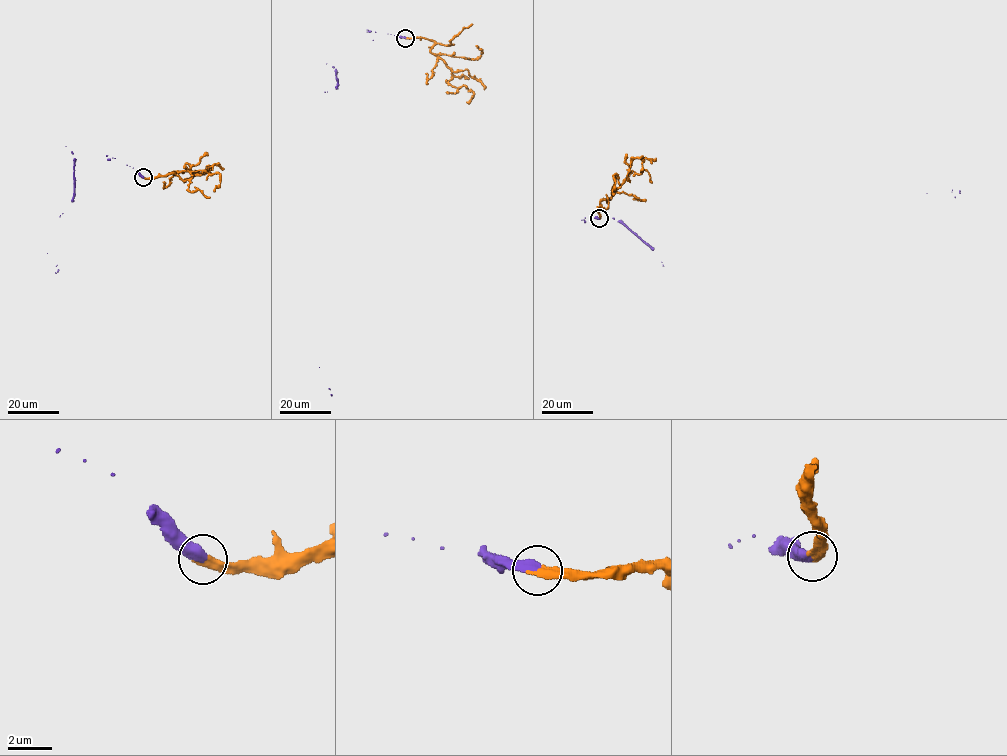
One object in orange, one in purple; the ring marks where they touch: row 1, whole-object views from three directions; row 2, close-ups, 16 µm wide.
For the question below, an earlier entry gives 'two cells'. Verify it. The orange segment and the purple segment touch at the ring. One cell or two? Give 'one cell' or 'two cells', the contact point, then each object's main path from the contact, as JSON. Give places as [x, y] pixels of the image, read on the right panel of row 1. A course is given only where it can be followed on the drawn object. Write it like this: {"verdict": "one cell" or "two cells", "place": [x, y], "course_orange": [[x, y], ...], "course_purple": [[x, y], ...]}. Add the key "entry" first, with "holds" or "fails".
{"entry": "fails", "verdict": "one cell", "place": [599, 218], "course_orange": [[599, 218], [601, 200], [610, 199], [632, 171], [640, 173], [644, 158], [654, 161]], "course_purple": [[599, 218], [621, 221], [652, 247], [662, 266], [959, 191], [960, 193]]}

